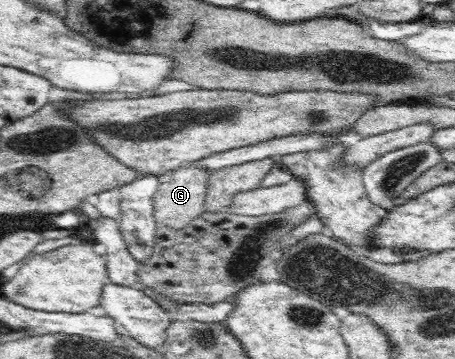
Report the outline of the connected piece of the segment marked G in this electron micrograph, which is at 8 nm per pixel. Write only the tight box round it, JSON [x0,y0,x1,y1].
[153,166,208,231]

